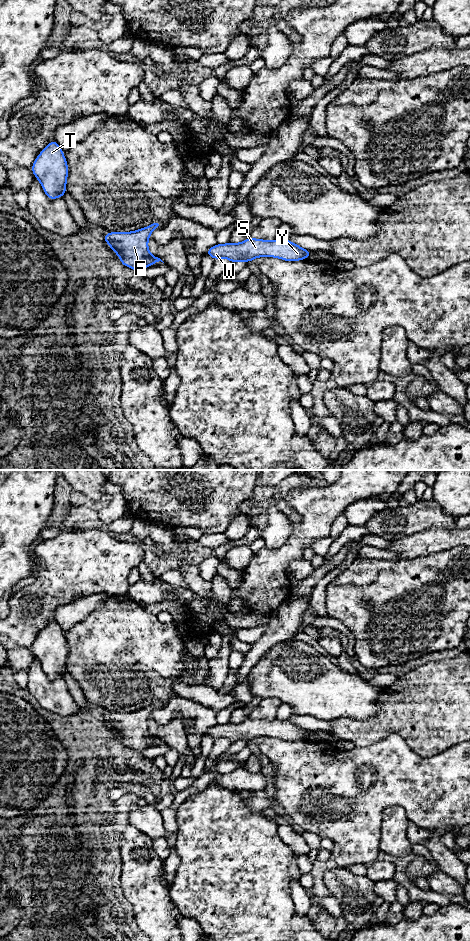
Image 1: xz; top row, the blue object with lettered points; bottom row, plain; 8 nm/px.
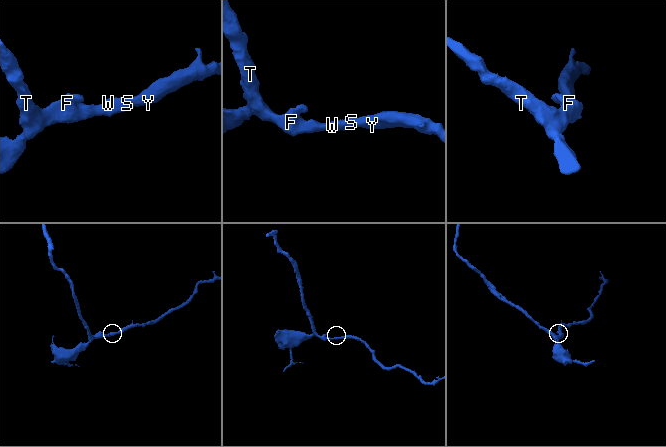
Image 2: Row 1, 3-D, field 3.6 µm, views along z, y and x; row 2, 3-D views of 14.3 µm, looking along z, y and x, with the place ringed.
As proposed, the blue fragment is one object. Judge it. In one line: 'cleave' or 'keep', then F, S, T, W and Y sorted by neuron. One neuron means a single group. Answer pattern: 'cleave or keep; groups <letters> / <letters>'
keep; groups F S T W Y

